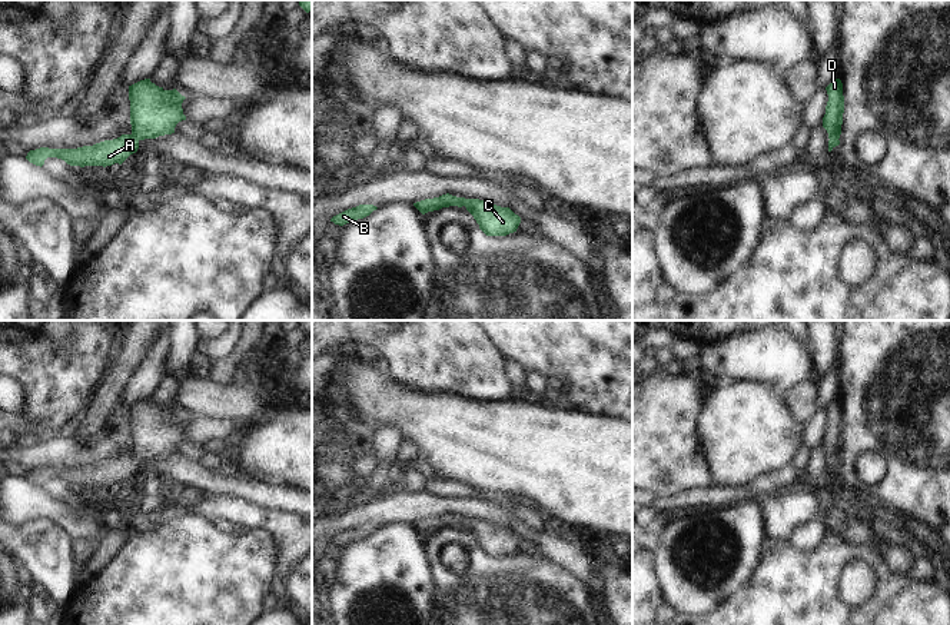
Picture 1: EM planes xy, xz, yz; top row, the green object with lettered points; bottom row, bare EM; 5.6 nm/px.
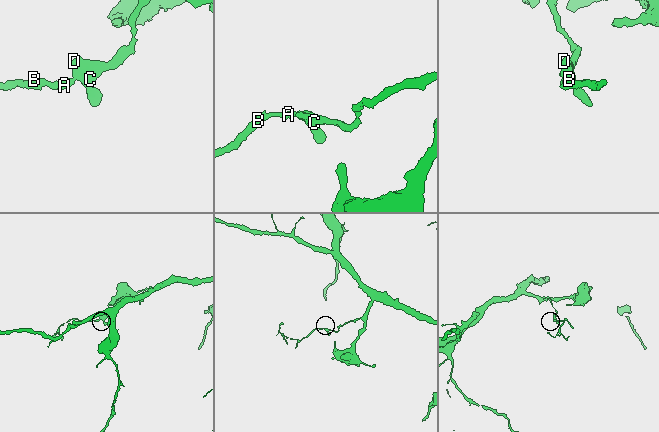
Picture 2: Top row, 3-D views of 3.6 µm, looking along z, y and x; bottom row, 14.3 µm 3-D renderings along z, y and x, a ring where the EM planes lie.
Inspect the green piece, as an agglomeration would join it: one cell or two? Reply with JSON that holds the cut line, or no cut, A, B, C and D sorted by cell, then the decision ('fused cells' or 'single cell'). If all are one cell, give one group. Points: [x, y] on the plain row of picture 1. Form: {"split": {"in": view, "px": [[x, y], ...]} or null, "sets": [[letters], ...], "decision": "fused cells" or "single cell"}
{"split": null, "sets": [["A", "B", "C", "D"]], "decision": "single cell"}

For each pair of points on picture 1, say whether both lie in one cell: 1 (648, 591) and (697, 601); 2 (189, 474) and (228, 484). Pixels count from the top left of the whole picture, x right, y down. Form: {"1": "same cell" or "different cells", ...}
{"1": "different cells", "2": "same cell"}

